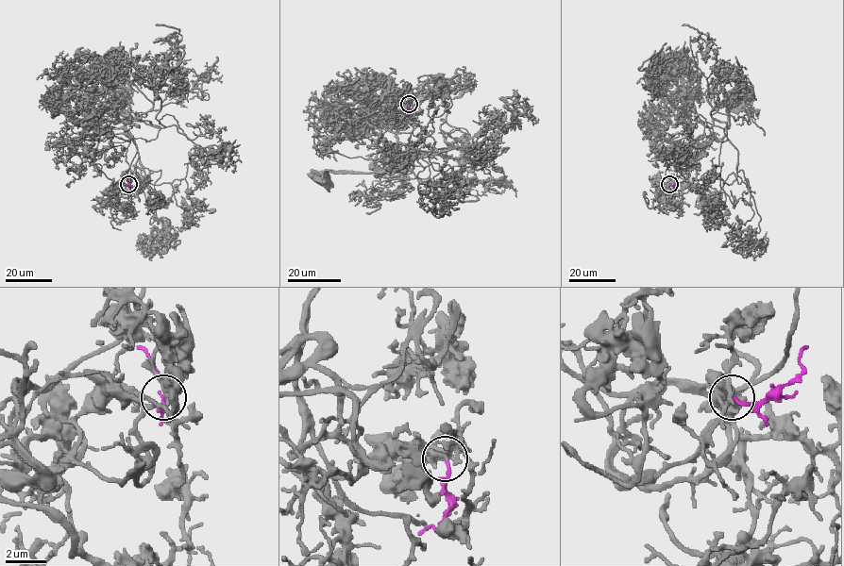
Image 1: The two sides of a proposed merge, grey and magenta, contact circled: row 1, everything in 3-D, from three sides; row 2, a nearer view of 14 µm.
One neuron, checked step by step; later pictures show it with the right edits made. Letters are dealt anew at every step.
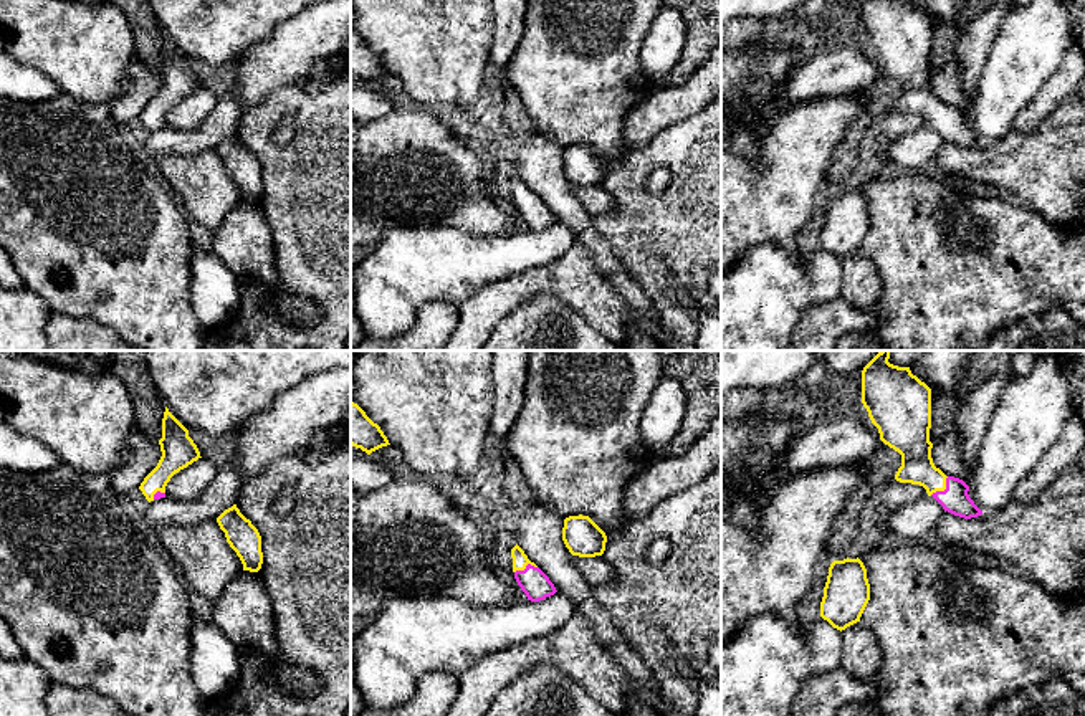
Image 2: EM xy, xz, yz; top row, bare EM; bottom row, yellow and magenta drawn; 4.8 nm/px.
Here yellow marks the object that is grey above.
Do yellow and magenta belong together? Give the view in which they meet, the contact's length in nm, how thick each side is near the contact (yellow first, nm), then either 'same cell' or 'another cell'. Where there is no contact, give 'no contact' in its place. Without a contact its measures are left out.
meets yellow in yz; contact 130 nm long; 160 nm thick on the yellow side, 140 nm on the other; same cell

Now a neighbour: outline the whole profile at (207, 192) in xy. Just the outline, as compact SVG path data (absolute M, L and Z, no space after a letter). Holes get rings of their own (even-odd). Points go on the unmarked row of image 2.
M217 149L192 155L162 154L155 162L177 193L185 215L212 232L243 202L243 193Z

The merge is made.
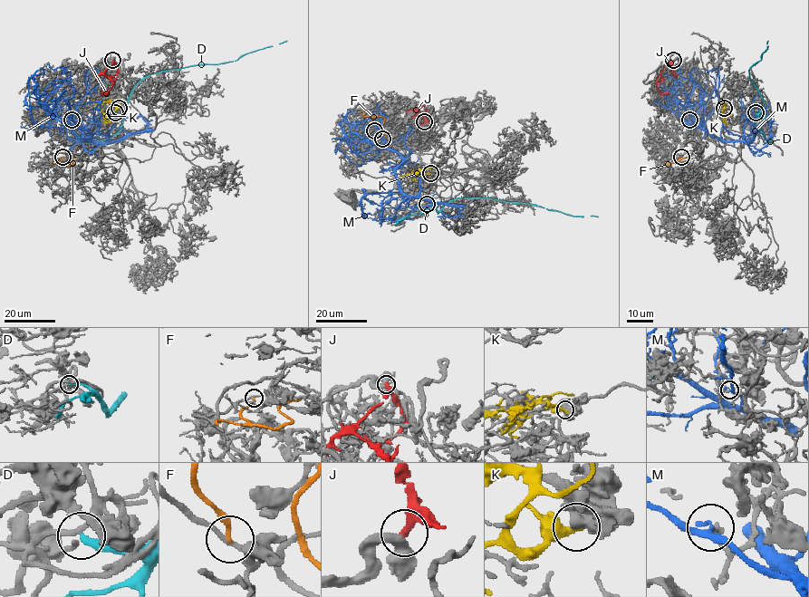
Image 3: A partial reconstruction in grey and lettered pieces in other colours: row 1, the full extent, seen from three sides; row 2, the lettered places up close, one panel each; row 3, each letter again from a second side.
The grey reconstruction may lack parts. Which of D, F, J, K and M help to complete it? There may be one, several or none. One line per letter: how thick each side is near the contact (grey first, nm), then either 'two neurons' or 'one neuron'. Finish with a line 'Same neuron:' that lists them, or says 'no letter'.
D: 190 nm thick on the grey side, 320 nm on the other; two neurons
F: 240 nm thick on the grey side, 190 nm on the other; two neurons
J: 400 nm thick on the grey side, 360 nm on the other; two neurons
K: 800 nm thick on the grey side, 400 nm on the other; two neurons
M: 140 nm thick on the grey side, 240 nm on the other; two neurons
Same neuron: no letter

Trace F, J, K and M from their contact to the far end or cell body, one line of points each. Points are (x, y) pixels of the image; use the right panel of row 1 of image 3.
F: (681, 157), (668, 166), (689, 157)
J: (673, 60), (666, 63), (657, 81), (661, 93), (668, 91)
K: (724, 108), (722, 110), (720, 104), (727, 99)
M: (689, 120), (722, 140), (747, 142), (766, 120), (767, 115), (768, 118)

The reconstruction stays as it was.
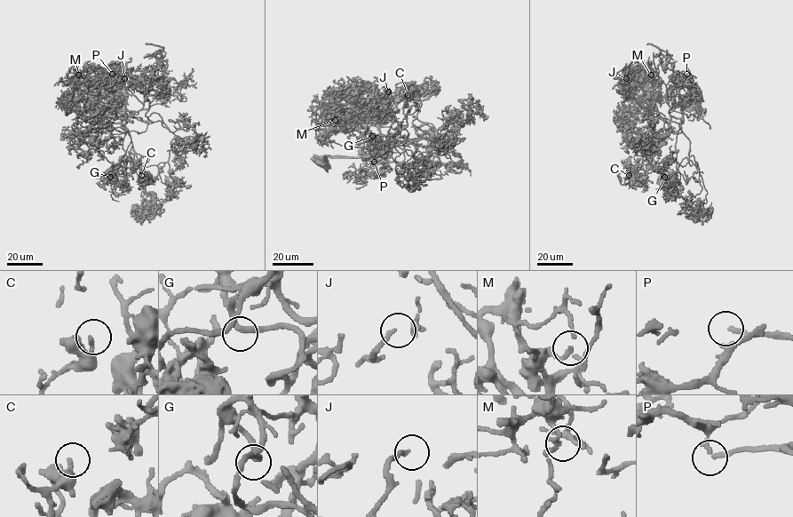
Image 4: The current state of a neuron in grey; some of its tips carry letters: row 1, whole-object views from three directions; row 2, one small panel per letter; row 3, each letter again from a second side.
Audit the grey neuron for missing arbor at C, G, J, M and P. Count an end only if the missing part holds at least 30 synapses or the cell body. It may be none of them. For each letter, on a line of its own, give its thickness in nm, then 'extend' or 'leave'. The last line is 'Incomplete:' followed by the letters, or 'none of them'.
C: 220 nm thick; extend
G: 200 nm thick; leave
J: 180 nm thick; extend
M: 140 nm thick; leave
P: 130 nm thick; leave
Incomplete: C, J

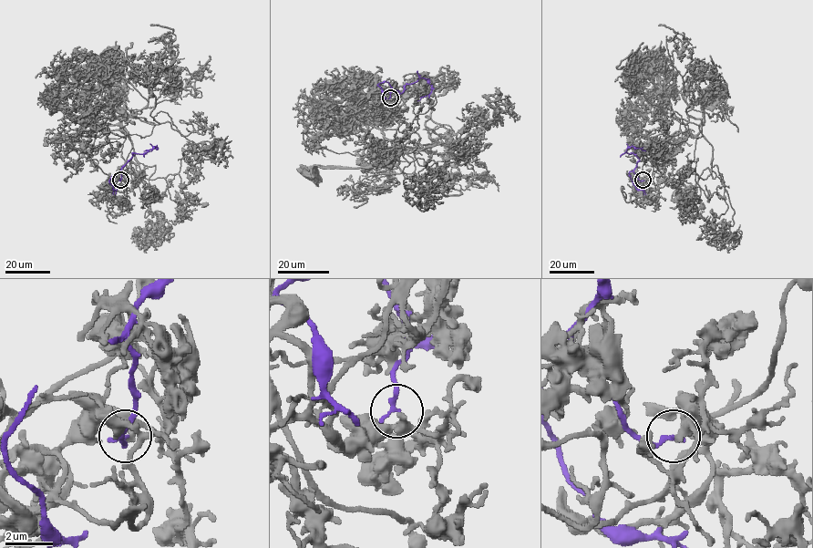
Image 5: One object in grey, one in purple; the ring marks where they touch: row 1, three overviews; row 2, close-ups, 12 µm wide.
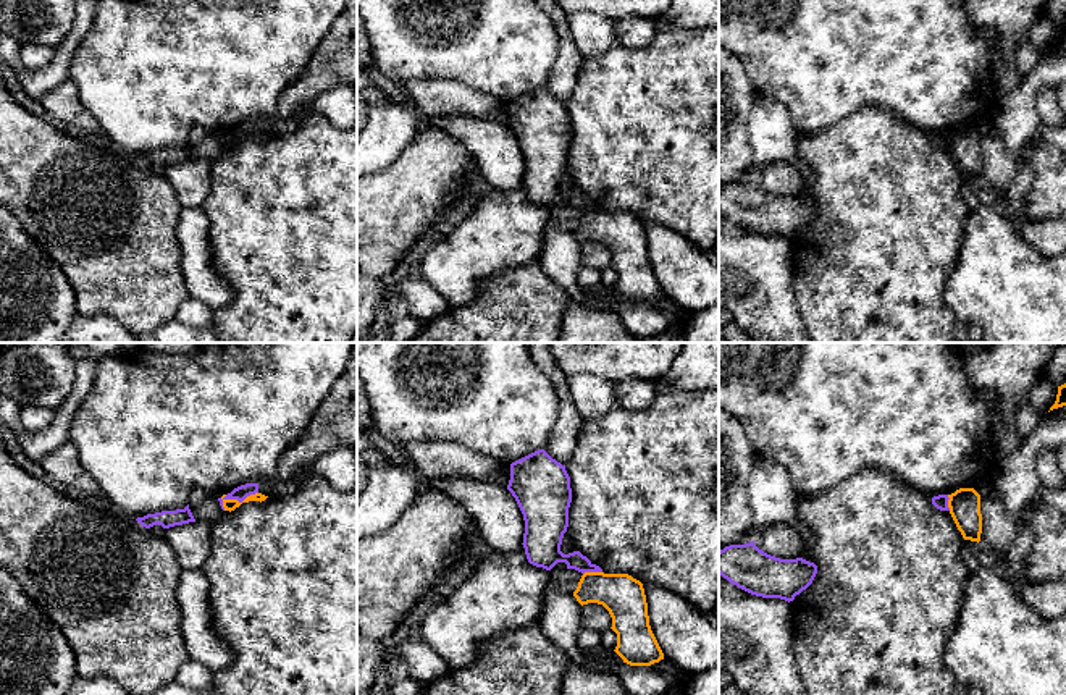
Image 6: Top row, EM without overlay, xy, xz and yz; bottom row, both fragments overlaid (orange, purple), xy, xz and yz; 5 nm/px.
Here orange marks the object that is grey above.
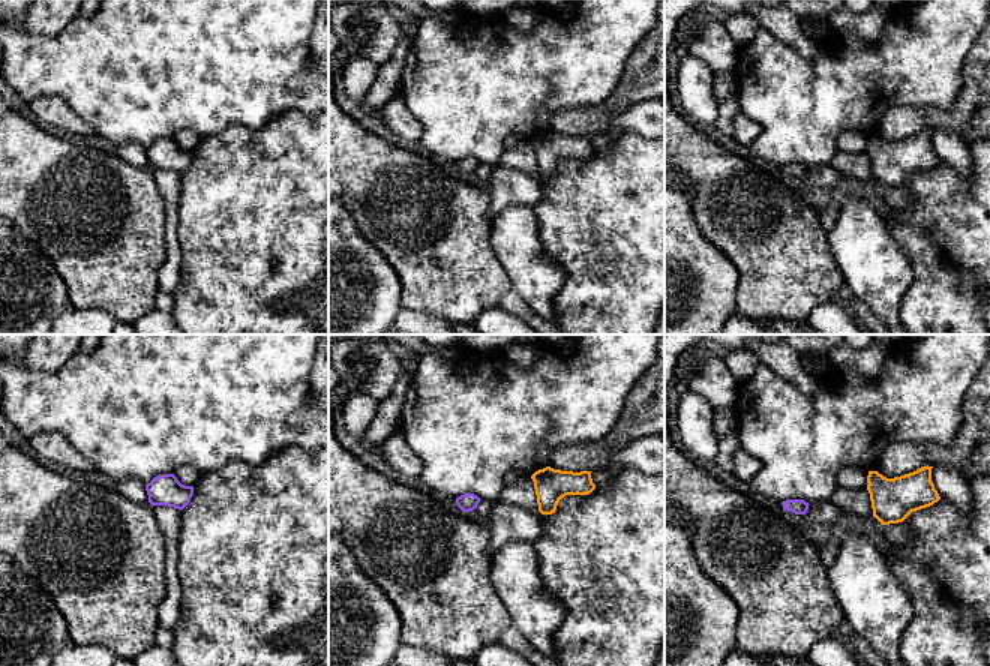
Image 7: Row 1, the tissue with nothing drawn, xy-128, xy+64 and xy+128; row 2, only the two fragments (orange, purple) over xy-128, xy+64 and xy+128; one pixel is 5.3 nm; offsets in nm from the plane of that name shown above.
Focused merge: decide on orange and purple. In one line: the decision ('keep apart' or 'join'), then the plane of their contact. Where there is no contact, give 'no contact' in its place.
keep apart; contact in xy

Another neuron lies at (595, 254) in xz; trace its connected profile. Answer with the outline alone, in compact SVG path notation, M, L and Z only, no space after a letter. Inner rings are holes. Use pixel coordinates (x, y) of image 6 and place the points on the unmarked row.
M588 241L581 247L581 265L604 270L612 265L612 255L602 242Z

